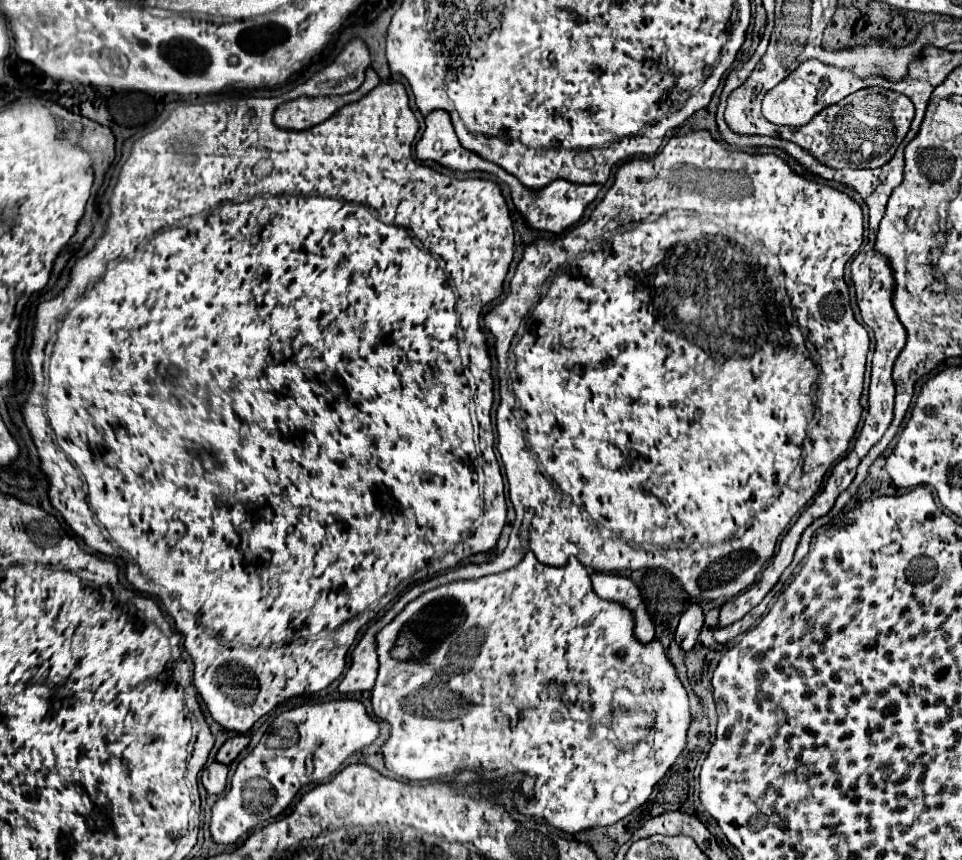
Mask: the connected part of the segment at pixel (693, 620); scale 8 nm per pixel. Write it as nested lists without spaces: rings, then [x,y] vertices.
[[[691,604],[683,614],[681,614],[681,620],[679,620],[679,626],[677,626],[677,632],[675,632],[675,640],[677,644],[689,652],[695,642],[697,642],[697,636],[703,628],[703,610],[699,604]]]

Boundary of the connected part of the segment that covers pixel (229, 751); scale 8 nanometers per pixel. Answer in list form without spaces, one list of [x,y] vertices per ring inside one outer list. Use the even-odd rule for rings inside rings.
[[[239,734],[239,736],[229,738],[229,740],[221,746],[221,750],[217,752],[219,764],[227,764],[227,766],[229,766],[229,764],[239,756],[239,752],[241,752],[247,744],[249,744],[249,736],[245,736],[245,734]]]

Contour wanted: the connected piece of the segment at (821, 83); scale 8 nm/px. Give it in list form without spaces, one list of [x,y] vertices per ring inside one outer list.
[[[805,60],[793,74],[789,74],[779,86],[775,86],[763,98],[763,116],[771,124],[793,126],[793,128],[803,126],[811,122],[811,118],[819,114],[823,108],[837,104],[839,100],[851,94],[851,76],[853,74],[849,70],[837,70],[819,60]]]

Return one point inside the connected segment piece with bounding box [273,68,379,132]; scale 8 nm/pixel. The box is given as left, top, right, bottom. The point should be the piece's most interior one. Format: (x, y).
(300, 114)

